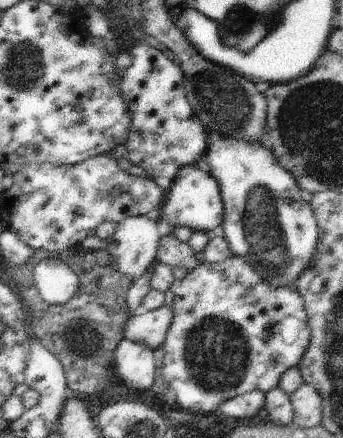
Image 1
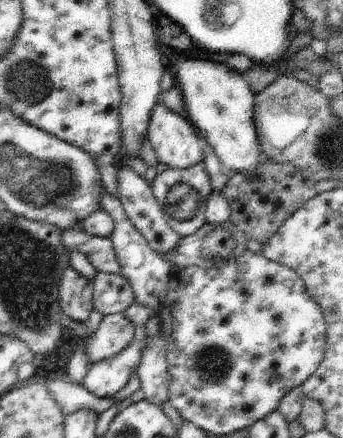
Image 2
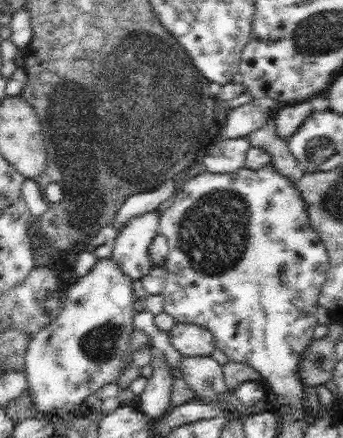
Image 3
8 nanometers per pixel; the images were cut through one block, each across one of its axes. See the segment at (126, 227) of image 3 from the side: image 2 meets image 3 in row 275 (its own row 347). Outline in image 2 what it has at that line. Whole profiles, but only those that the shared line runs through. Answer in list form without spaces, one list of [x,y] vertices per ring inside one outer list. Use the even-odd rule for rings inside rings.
[[[137,326],[129,346],[125,346],[125,350],[121,350],[117,356],[109,356],[93,364],[87,376],[83,378],[81,386],[101,400],[111,398],[129,382],[131,374],[137,372],[143,350],[147,348],[147,338],[147,328]]]

